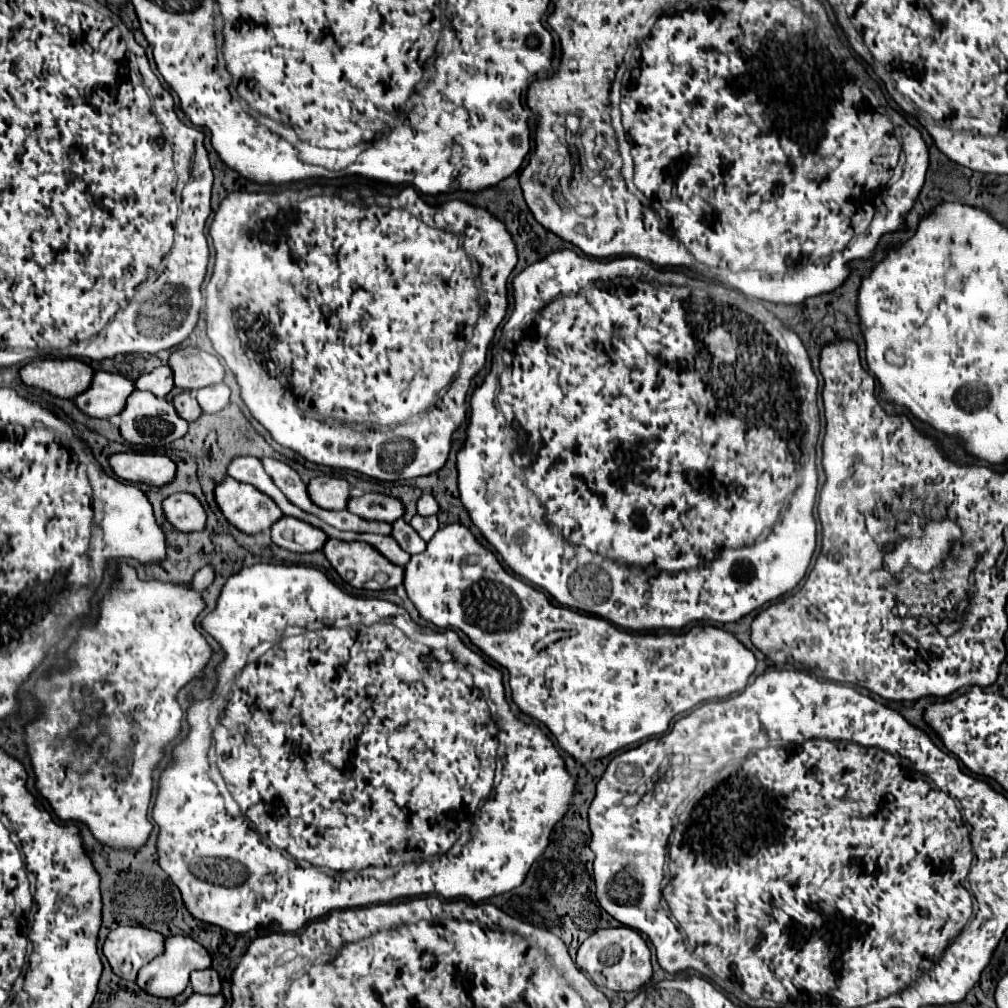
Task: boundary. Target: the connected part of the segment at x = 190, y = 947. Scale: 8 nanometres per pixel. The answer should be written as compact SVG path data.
M172 935L164 939L164 953L154 957L148 965L138 971L136 985L154 997L176 997L188 987L188 977L194 969L208 969L210 967L210 953L194 939L184 935Z

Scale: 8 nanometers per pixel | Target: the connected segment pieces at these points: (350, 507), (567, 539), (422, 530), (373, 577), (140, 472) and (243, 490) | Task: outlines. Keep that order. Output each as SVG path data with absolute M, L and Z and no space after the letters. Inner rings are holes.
M366 493L360 497L350 497L346 503L346 511L362 519L392 523L394 519L400 519L404 515L404 505L396 497L388 497L380 493Z
M570 249L556 251L542 259L542 263L534 263L534 267L526 267L518 273L512 281L516 301L514 313L504 325L502 339L496 345L496 365L472 395L468 439L458 453L460 499L468 509L472 523L496 547L506 565L532 585L548 591L558 603L598 615L632 631L646 631L646 627L682 629L690 621L738 621L750 611L760 609L764 603L794 589L806 575L816 547L816 521L812 509L818 491L818 475L814 457L802 459L794 453L798 447L788 447L790 439L796 439L800 451L814 451L820 431L816 407L818 379L812 371L806 347L794 331L782 325L780 319L764 307L750 303L738 291L726 289L720 283L690 279L684 273L678 273L678 287L670 291L670 285L662 287L656 283L656 275L670 275L670 271L652 269L652 265L634 257L600 261L578 255ZM738 299L742 299L742 315L730 315L730 303L738 303ZM604 429L608 429L606 433L610 433L614 441L596 437L596 431L604 433ZM578 435L592 435L592 439L586 441L584 437L584 445L578 445ZM766 453L772 455L774 461L766 461L770 467L762 471L756 463L760 463L760 457ZM516 471L524 475L518 477ZM582 577L588 579L588 593L582 587L586 583Z
M414 515L410 525L414 527L414 531L424 539L428 541L436 531L438 531L438 519L436 515L434 517L422 517L422 515Z
M328 539L322 551L330 561L330 565L336 569L336 573L356 589L376 591L376 589L394 589L402 585L402 567L390 563L384 555L378 555L378 551L374 551L374 547L370 547L368 543L346 543L346 541Z
M114 453L108 457L114 475L130 483L164 485L174 479L176 465L166 455L148 453Z
M224 477L216 485L214 497L226 521L248 535L270 529L270 523L282 517L282 511L274 507L272 499L266 499L266 495L262 495L256 487L238 483L230 477Z

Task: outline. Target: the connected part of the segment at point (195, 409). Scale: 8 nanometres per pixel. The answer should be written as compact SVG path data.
M178 393L174 399L172 399L172 405L174 405L174 409L176 409L176 413L178 413L178 417L182 417L184 421L188 421L188 423L192 423L192 421L196 421L198 417L200 417L200 407L198 407L198 401L190 395L190 393Z

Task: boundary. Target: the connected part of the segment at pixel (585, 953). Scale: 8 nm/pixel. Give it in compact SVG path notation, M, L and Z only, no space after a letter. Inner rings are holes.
M628 927L614 929L598 929L594 931L578 949L576 965L586 971L598 987L606 987L612 991L640 991L652 979L650 965L650 949L638 931Z

